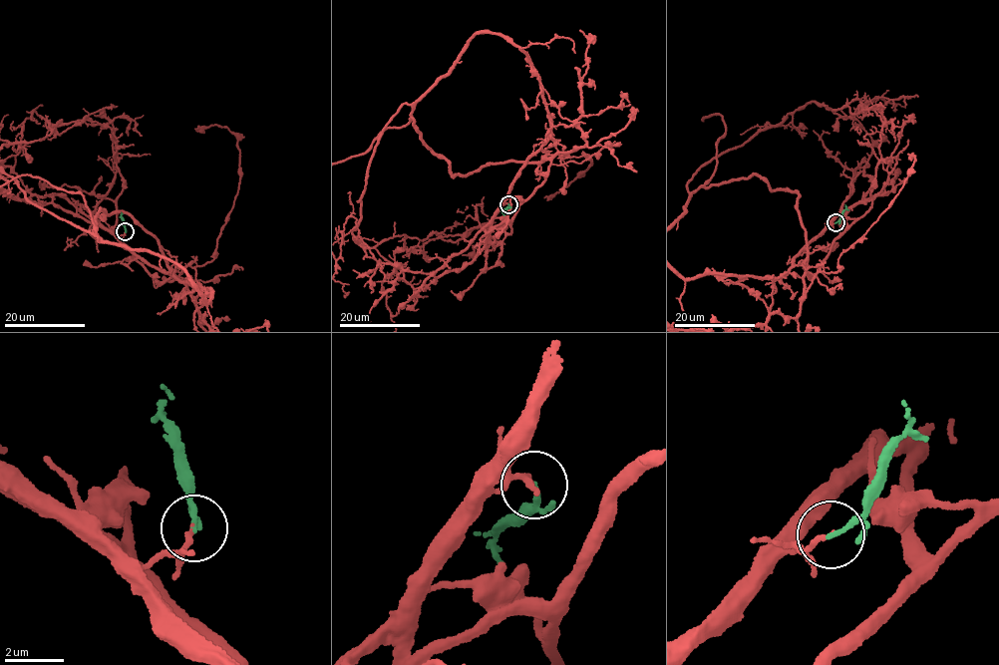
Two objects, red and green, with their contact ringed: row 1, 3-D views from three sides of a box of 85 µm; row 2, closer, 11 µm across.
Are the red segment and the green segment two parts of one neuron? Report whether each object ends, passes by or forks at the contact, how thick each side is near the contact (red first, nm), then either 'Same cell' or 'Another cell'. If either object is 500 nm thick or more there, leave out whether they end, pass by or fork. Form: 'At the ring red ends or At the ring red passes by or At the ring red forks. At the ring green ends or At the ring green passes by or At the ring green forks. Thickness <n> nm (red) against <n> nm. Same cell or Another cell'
At the ring red ends. At the ring green ends. Thickness 160 nm (red) against 170 nm. Same cell

